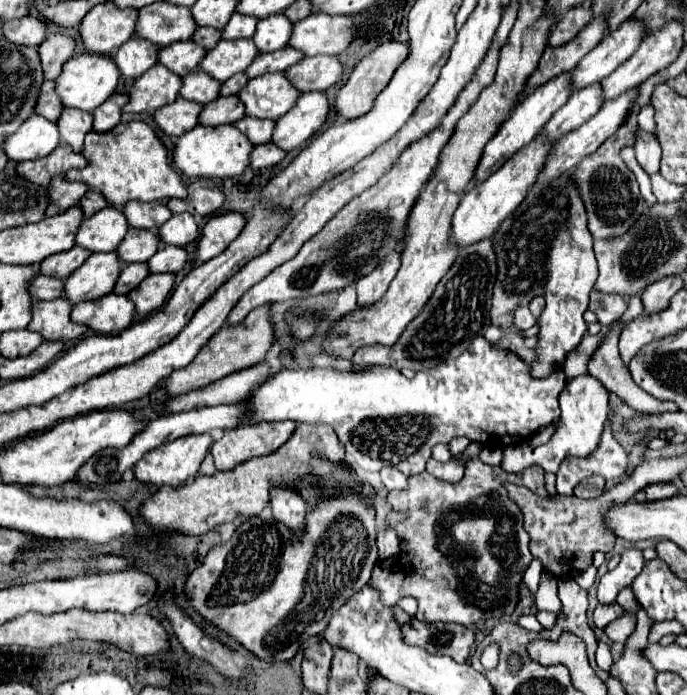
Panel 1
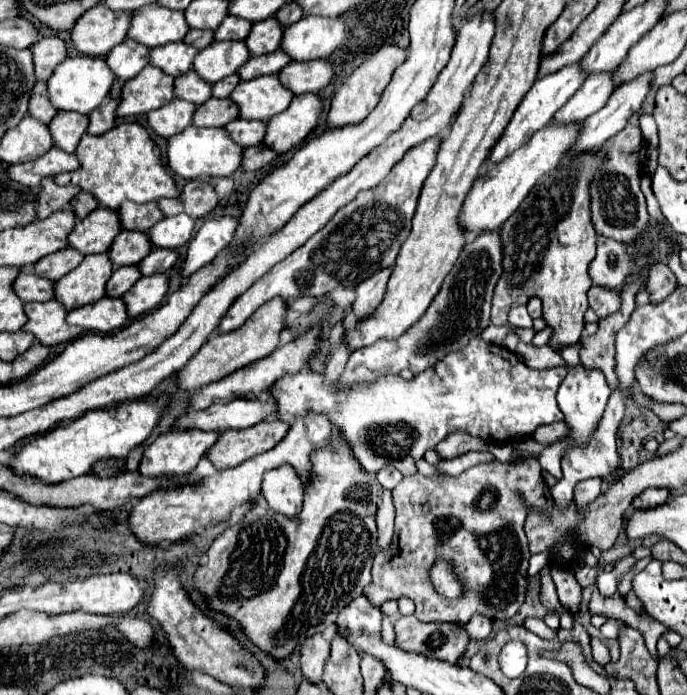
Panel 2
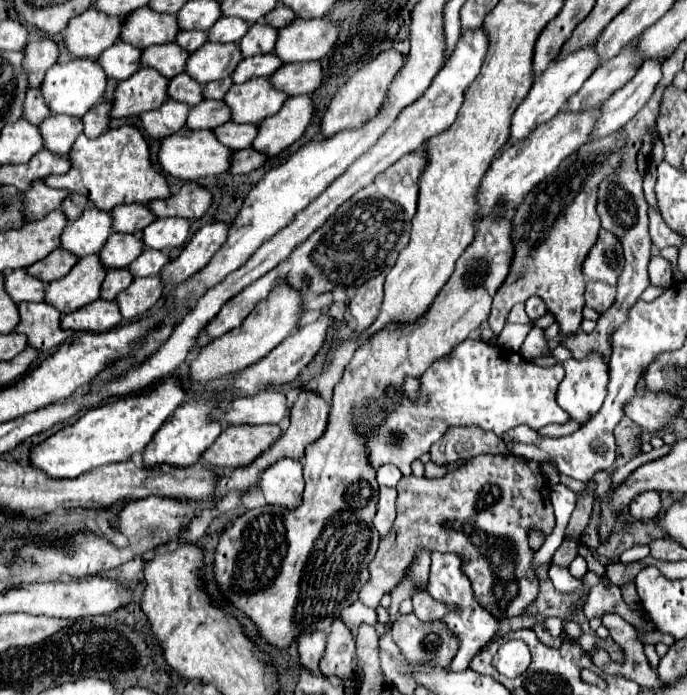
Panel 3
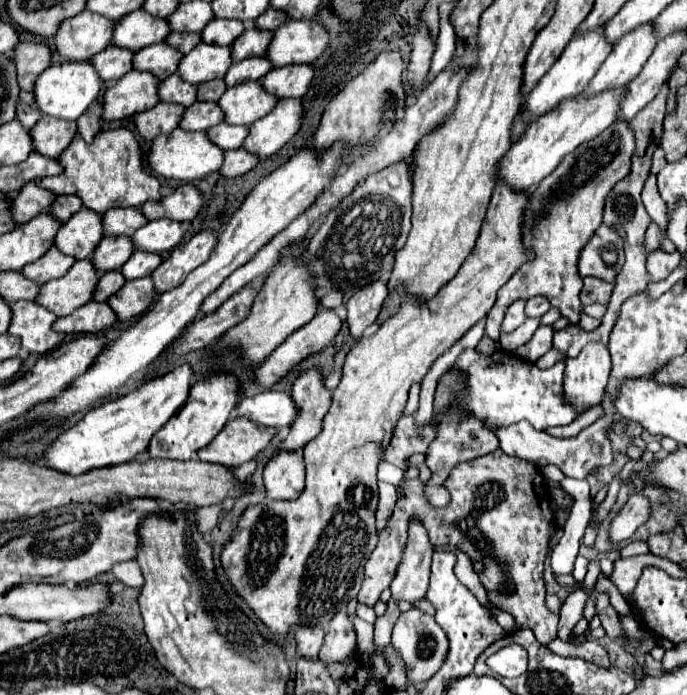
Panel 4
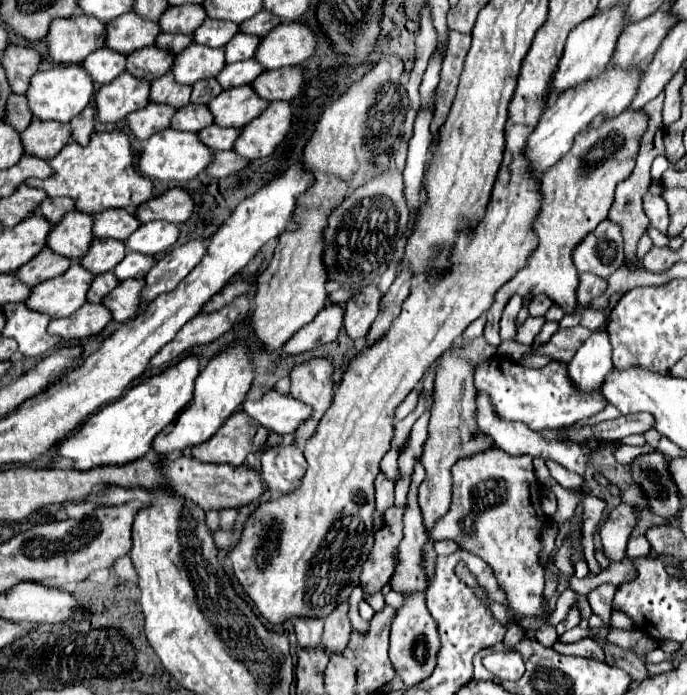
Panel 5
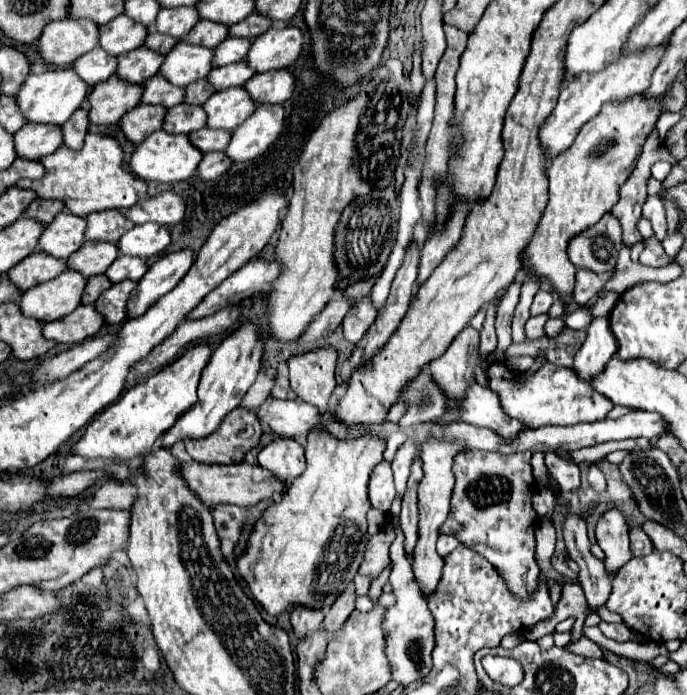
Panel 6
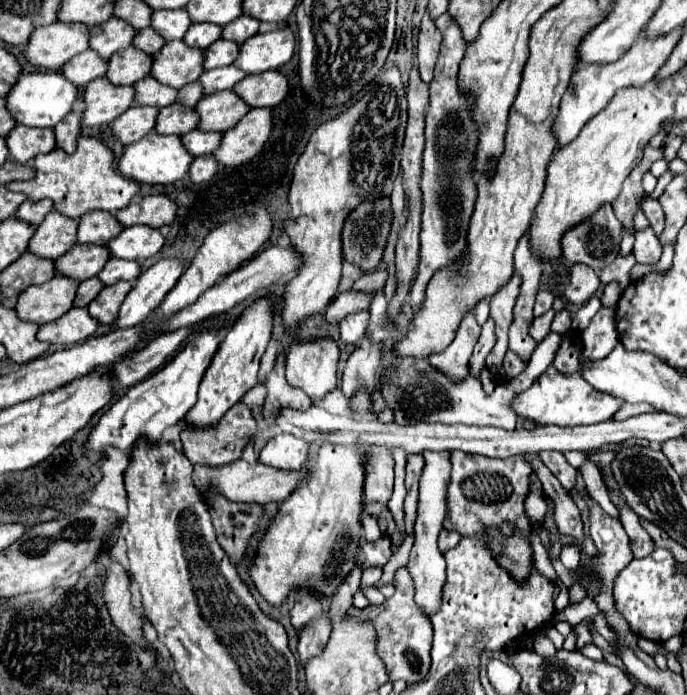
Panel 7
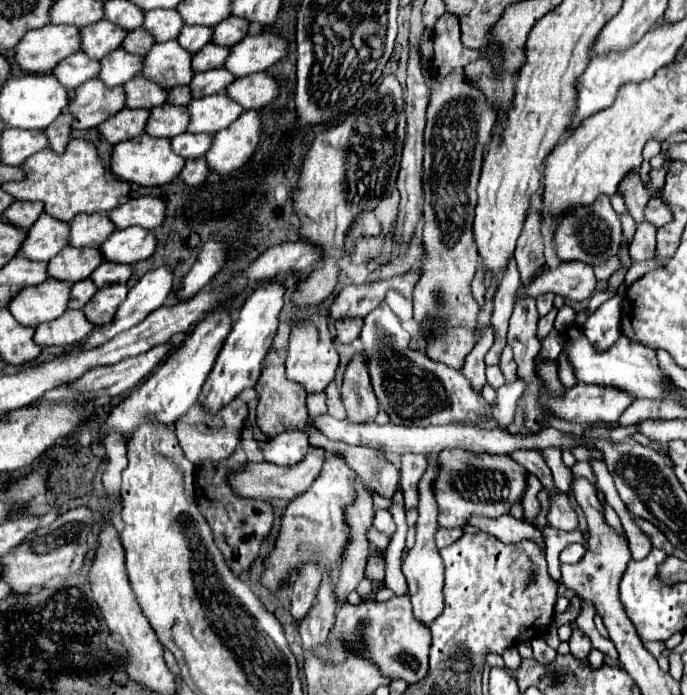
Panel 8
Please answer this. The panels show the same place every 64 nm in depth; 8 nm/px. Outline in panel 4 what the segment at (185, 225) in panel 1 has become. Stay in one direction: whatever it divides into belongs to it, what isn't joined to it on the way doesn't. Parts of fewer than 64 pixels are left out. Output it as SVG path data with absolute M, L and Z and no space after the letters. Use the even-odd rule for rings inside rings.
M168 218L150 220L132 236L136 248L156 254L168 254L182 242L182 238L184 238L182 222L172 222Z

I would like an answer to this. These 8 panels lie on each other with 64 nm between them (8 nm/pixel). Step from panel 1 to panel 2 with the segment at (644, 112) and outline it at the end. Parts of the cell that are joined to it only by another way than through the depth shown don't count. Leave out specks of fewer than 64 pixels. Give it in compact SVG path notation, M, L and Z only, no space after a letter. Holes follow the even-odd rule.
M640 114L640 130L644 134L644 138L652 143L658 149L659 147L659 137L658 129L652 114Z

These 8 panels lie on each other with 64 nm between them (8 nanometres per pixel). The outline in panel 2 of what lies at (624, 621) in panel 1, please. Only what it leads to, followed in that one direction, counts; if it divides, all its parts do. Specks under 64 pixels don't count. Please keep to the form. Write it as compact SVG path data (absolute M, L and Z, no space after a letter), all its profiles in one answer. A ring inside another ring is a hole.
M608 618L606 622L604 622L604 626L600 628L600 632L602 632L602 636L604 638L618 638L620 636L620 628L622 626L626 626L626 622L622 622L622 620L614 620L614 618Z

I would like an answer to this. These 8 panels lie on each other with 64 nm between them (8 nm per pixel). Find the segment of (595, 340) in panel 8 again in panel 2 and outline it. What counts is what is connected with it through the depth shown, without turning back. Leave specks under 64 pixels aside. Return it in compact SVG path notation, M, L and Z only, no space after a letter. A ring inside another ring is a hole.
M520 341L516 354L531 368L542 370L557 366L566 367L562 357L548 345L534 347ZM576 366L576 368L568 370L568 374L558 390L558 406L564 414L564 422L568 424L568 434L564 438L556 440L552 446L544 448L540 454L536 454L536 460L542 464L544 470L548 470L552 476L558 478L558 466L560 466L560 460L566 454L566 450L570 446L578 446L578 448L588 446L588 442L590 442L590 438L592 438L594 430L598 428L598 422L604 414L608 396L610 396L610 388L606 384L604 374L600 374L600 370L588 372L584 366Z

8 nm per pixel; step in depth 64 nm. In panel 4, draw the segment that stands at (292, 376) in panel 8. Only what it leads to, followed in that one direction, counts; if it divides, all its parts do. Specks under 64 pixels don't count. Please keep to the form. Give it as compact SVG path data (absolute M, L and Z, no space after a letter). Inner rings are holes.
M312 368L296 378L292 386L292 400L296 404L296 418L288 438L278 446L282 452L302 450L304 444L316 438L322 430L322 420L330 408L330 392L324 388L320 370Z

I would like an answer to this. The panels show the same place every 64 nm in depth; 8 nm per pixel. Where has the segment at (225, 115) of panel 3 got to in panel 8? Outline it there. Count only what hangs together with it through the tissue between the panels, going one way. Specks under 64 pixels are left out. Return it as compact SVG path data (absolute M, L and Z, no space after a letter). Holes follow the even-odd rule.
M164 104L158 108L152 108L146 134L157 138L174 138L174 136L186 132L188 128L188 108L174 106L174 104Z

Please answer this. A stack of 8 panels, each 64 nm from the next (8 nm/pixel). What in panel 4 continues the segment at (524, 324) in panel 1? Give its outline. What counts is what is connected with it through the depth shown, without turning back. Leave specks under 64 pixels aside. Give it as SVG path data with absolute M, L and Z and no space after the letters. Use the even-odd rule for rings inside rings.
M518 300L514 302L508 312L506 312L506 318L502 322L502 332L512 332L512 328L520 326L524 320L526 320L526 314L524 314L524 300Z

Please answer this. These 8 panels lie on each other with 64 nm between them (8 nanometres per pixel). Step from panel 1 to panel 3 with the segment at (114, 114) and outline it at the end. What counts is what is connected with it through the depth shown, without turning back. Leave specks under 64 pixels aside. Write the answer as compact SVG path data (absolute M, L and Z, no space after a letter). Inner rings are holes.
M104 102L100 106L96 106L96 110L88 110L88 114L84 114L84 134L88 138L98 138L100 134L104 134L110 126L110 102Z

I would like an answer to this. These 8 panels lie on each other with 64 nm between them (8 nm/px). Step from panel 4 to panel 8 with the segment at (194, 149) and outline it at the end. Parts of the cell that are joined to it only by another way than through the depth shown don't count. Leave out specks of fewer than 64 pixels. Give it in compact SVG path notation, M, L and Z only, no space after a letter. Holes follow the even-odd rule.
M142 134L140 138L132 138L128 142L120 142L114 146L114 152L112 152L112 172L120 180L126 180L138 186L170 184L176 178L176 174L180 174L180 170L184 168L184 162L186 160L172 150L170 138L154 138L148 134Z

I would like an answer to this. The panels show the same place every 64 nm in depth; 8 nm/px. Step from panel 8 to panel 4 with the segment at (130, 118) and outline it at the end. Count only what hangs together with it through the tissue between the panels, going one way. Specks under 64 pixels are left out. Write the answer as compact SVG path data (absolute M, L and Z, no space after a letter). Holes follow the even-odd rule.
M160 102L152 110L144 110L144 112L136 114L134 116L134 122L136 122L138 134L144 140L154 140L160 134L172 132L174 128L178 128L184 110L186 108L182 104Z

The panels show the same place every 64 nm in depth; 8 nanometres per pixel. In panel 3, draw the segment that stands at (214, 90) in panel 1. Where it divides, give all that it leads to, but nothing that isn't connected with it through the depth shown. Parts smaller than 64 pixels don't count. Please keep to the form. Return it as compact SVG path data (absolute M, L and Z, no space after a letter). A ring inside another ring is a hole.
M186 72L170 80L168 94L170 94L172 100L186 102L188 106L196 106L198 102L204 100L204 96L202 96L202 86L200 86L194 78L190 78Z

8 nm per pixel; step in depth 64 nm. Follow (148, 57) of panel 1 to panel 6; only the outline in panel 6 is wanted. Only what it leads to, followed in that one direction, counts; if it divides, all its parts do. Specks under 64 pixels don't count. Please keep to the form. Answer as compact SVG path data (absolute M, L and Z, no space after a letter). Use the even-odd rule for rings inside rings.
M96 48L96 50L80 56L72 64L72 68L80 74L80 78L84 78L84 82L94 86L116 74L118 60L116 60L116 56L110 56L108 52L104 52L102 48Z

